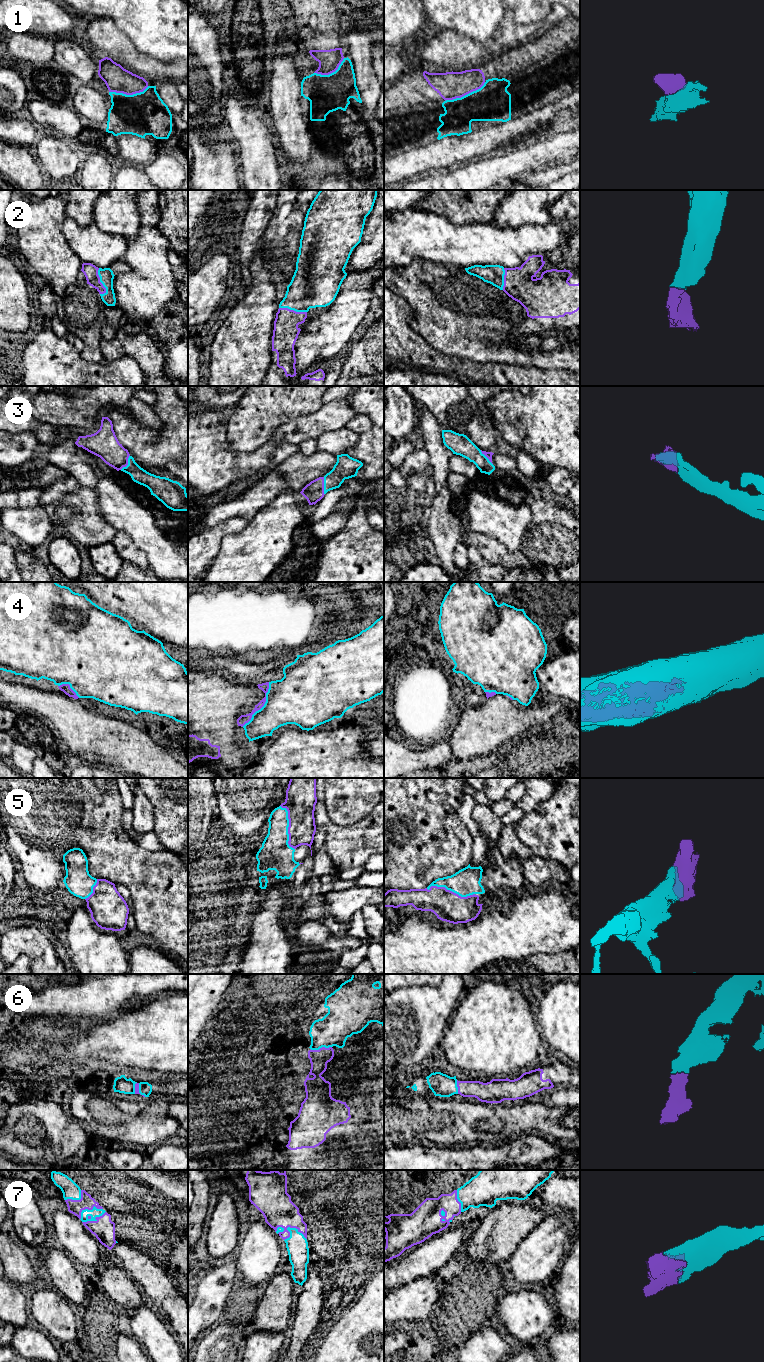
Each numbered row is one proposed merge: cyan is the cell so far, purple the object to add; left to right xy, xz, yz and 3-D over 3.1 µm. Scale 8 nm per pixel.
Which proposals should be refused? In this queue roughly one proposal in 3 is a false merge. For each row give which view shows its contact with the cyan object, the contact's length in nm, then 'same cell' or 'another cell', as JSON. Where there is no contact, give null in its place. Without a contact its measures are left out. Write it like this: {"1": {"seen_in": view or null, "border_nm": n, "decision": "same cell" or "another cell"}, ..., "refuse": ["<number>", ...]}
{"1": {"seen_in": "yz", "border_nm": 360, "decision": "another cell"}, "2": {"seen_in": "xy", "border_nm": 220, "decision": "same cell"}, "3": {"seen_in": "xz", "border_nm": 140, "decision": "same cell"}, "4": {"seen_in": "xz", "border_nm": 420, "decision": "another cell"}, "5": {"seen_in": "yz", "border_nm": 400, "decision": "same cell"}, "6": {"seen_in": "xz", "border_nm": 180, "decision": "same cell"}, "7": {"seen_in": "xy", "border_nm": 220, "decision": "same cell"}, "refuse": ["1", "4"]}

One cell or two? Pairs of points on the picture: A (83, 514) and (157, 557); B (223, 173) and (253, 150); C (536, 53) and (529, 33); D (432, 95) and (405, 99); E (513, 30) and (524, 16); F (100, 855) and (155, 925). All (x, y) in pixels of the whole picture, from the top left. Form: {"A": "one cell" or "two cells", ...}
{"A": "two cells", "B": "two cells", "C": "two cells", "D": "one cell", "E": "two cells", "F": "one cell"}

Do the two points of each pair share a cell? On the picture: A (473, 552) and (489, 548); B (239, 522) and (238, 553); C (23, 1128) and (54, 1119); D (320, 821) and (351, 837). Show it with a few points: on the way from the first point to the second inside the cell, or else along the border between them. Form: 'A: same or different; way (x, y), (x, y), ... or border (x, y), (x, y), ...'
A: different; border (468, 546), (474, 546), (484, 560)
B: different; border (249, 521), (240, 531), (227, 534), (220, 546)
C: same; way (31, 1128), (46, 1127)
D: same; way (328, 825), (340, 837), (343, 837)

